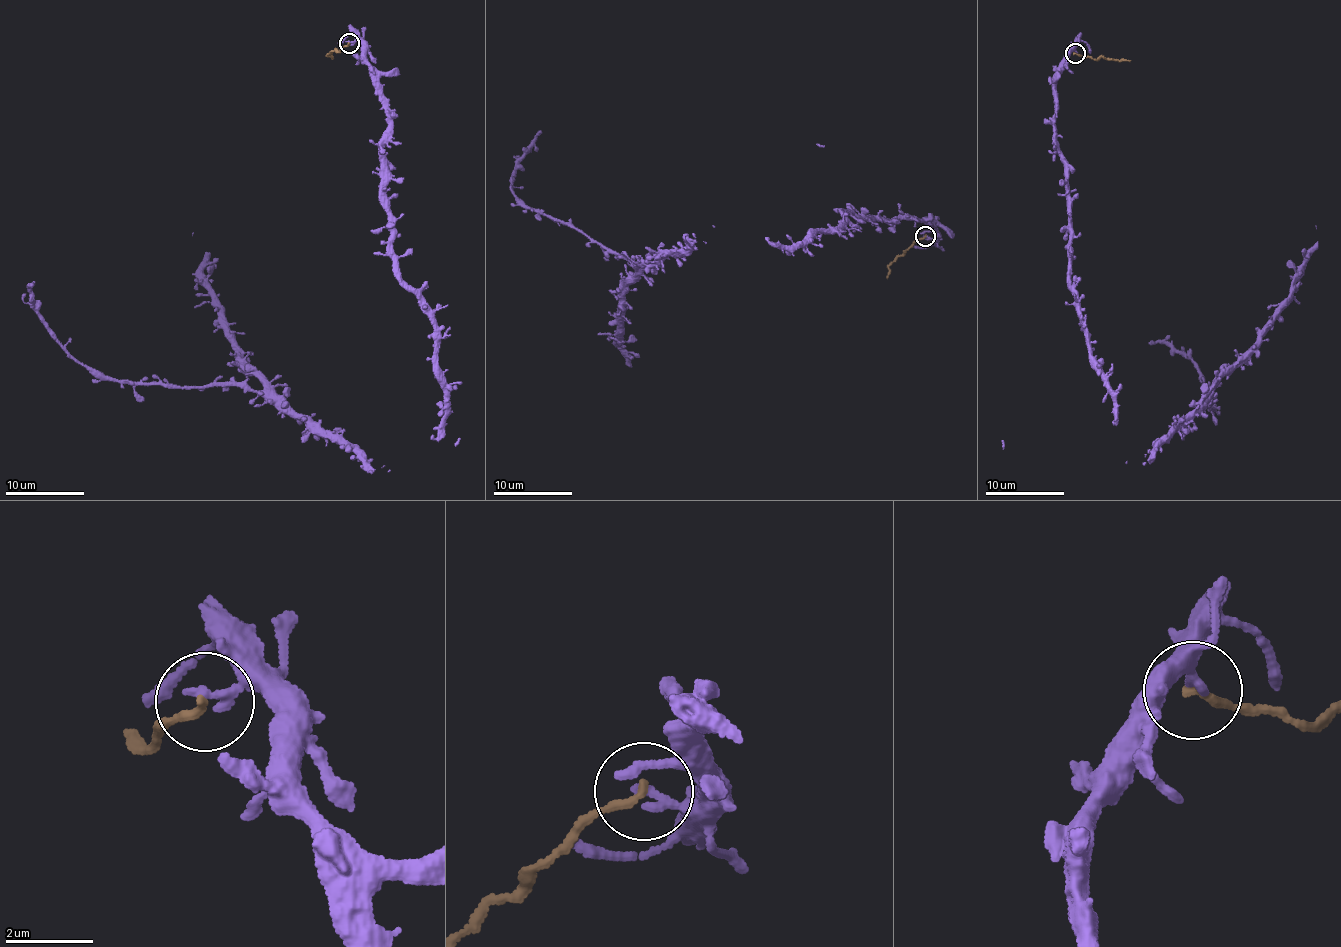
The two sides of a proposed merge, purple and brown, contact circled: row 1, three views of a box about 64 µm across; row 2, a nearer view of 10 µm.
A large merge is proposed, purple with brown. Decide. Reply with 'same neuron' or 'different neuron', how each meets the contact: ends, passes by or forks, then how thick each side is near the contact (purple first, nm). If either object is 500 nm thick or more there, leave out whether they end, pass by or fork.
different neuron; purple ends; brown ends; calibres 260 and 200 nm

